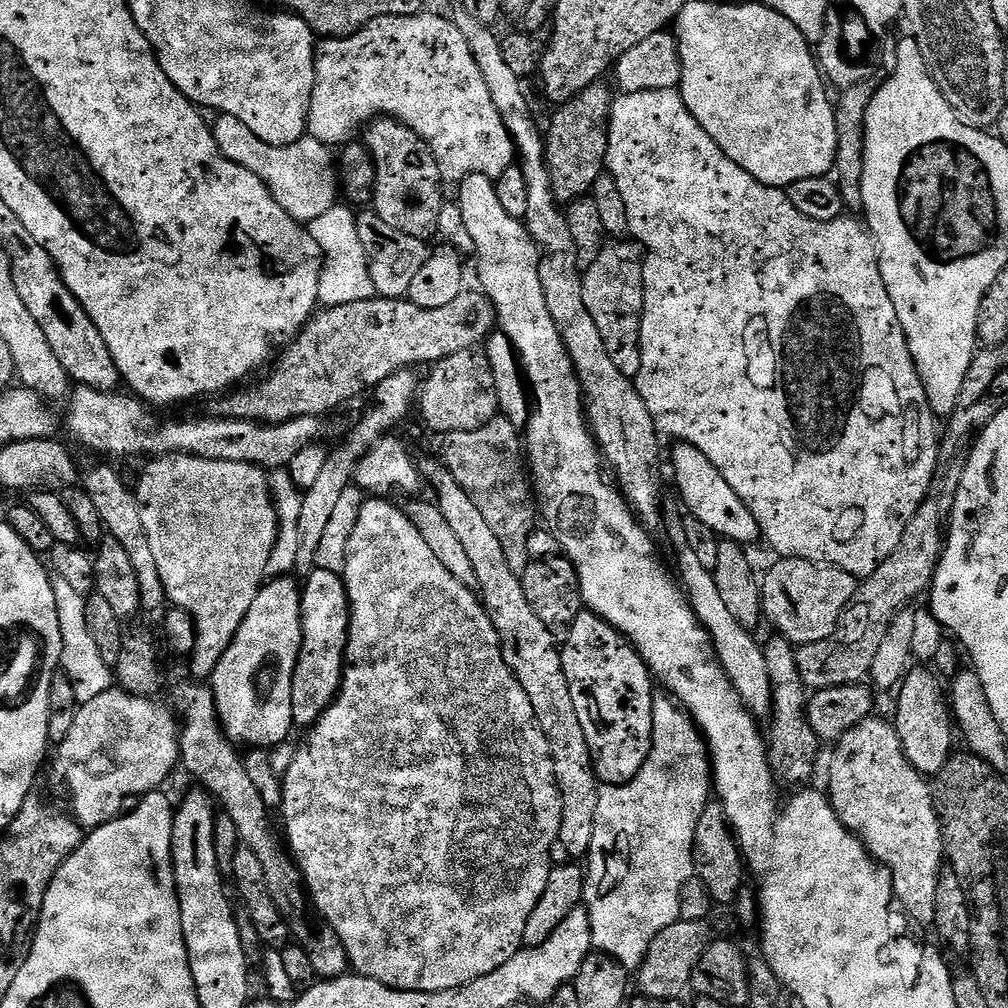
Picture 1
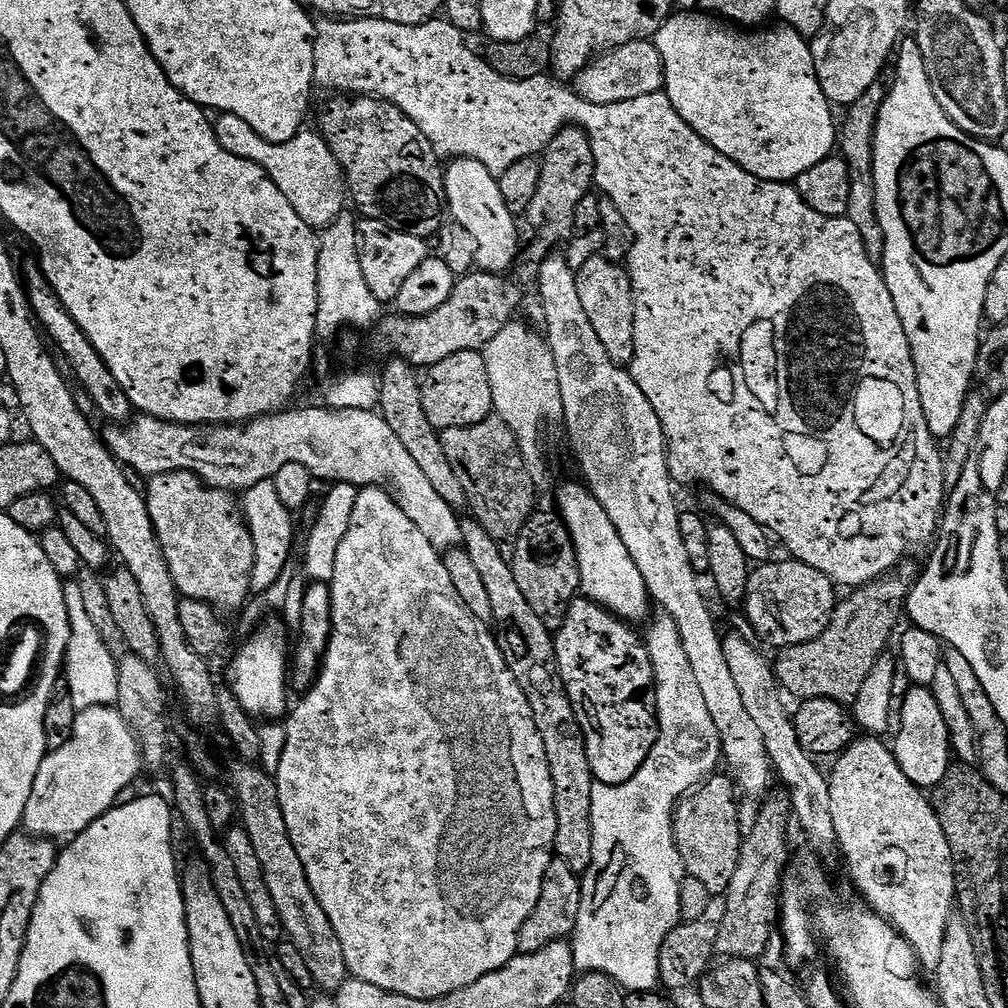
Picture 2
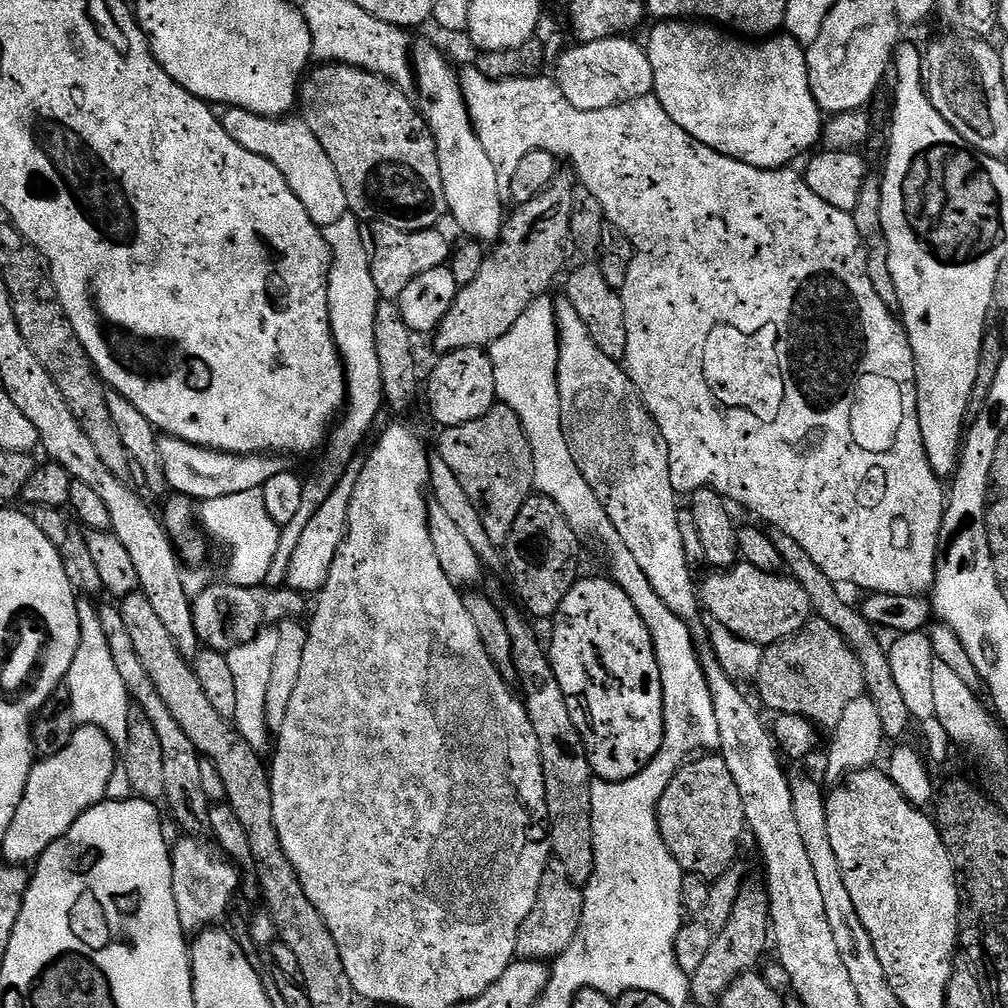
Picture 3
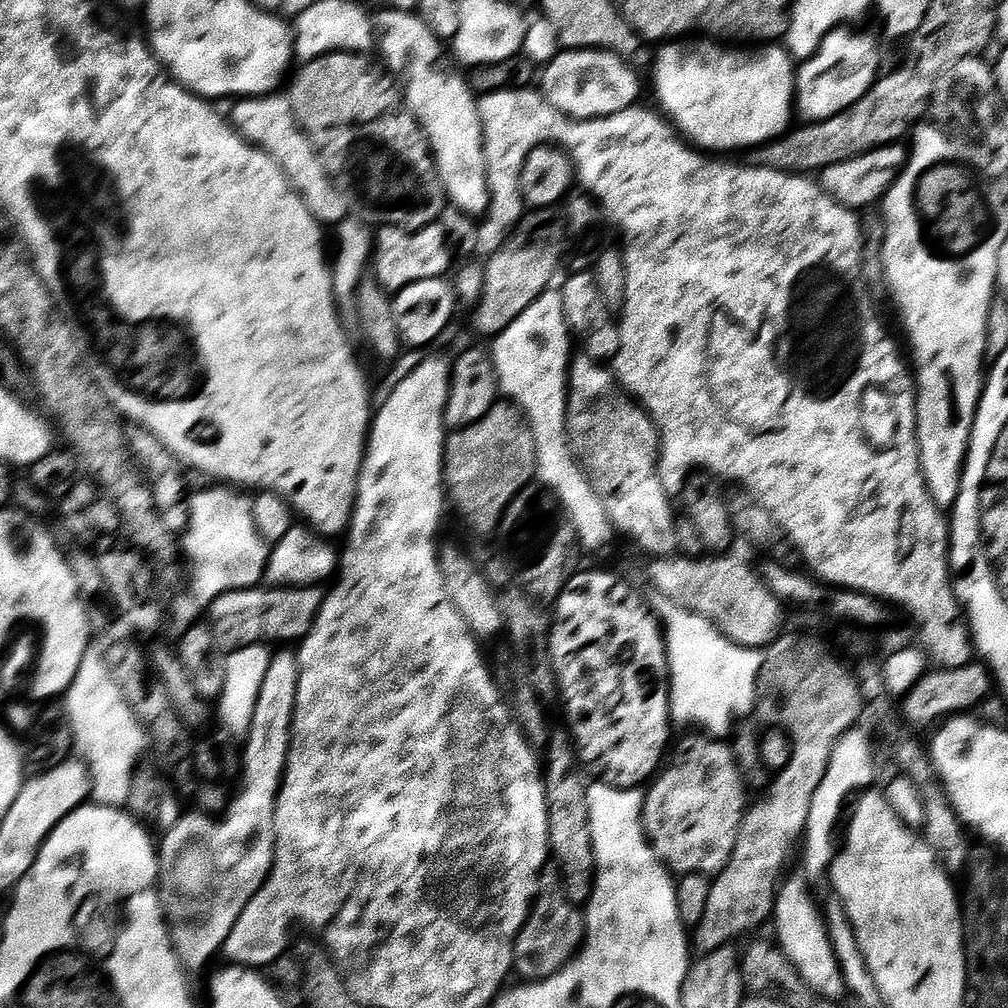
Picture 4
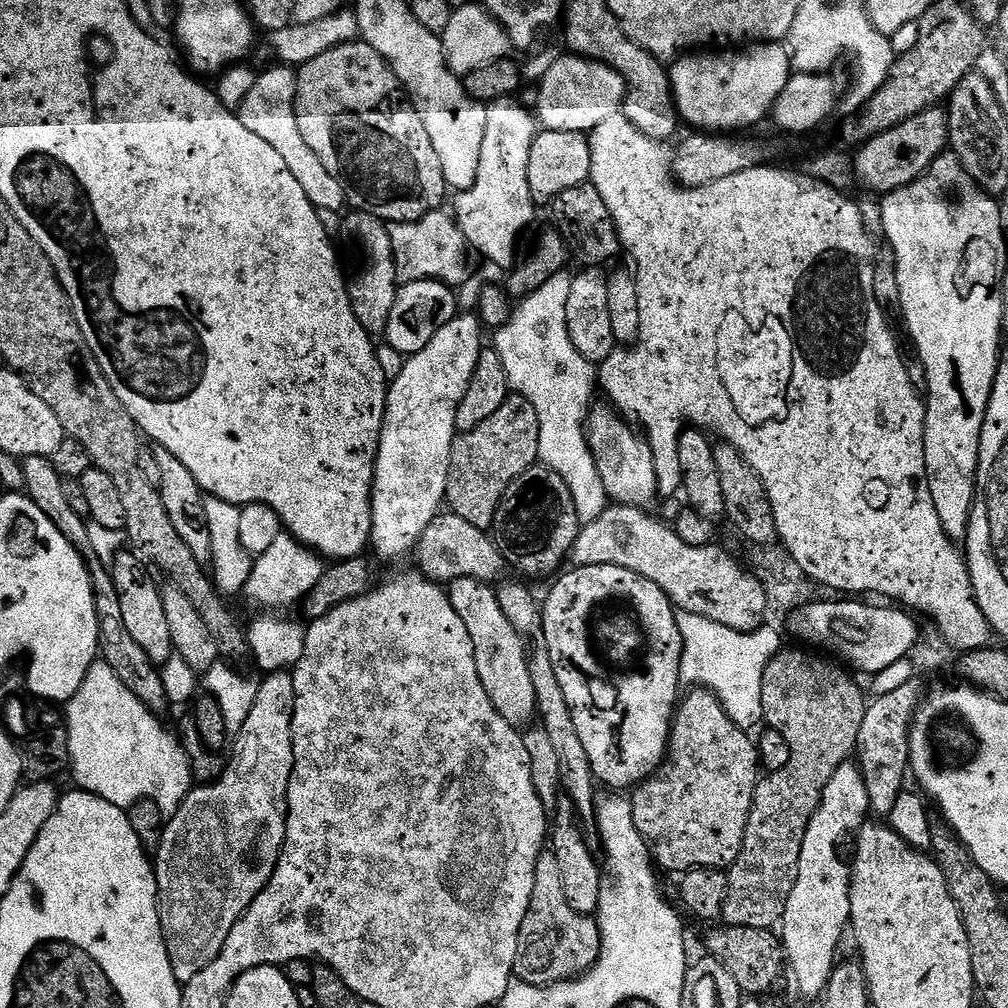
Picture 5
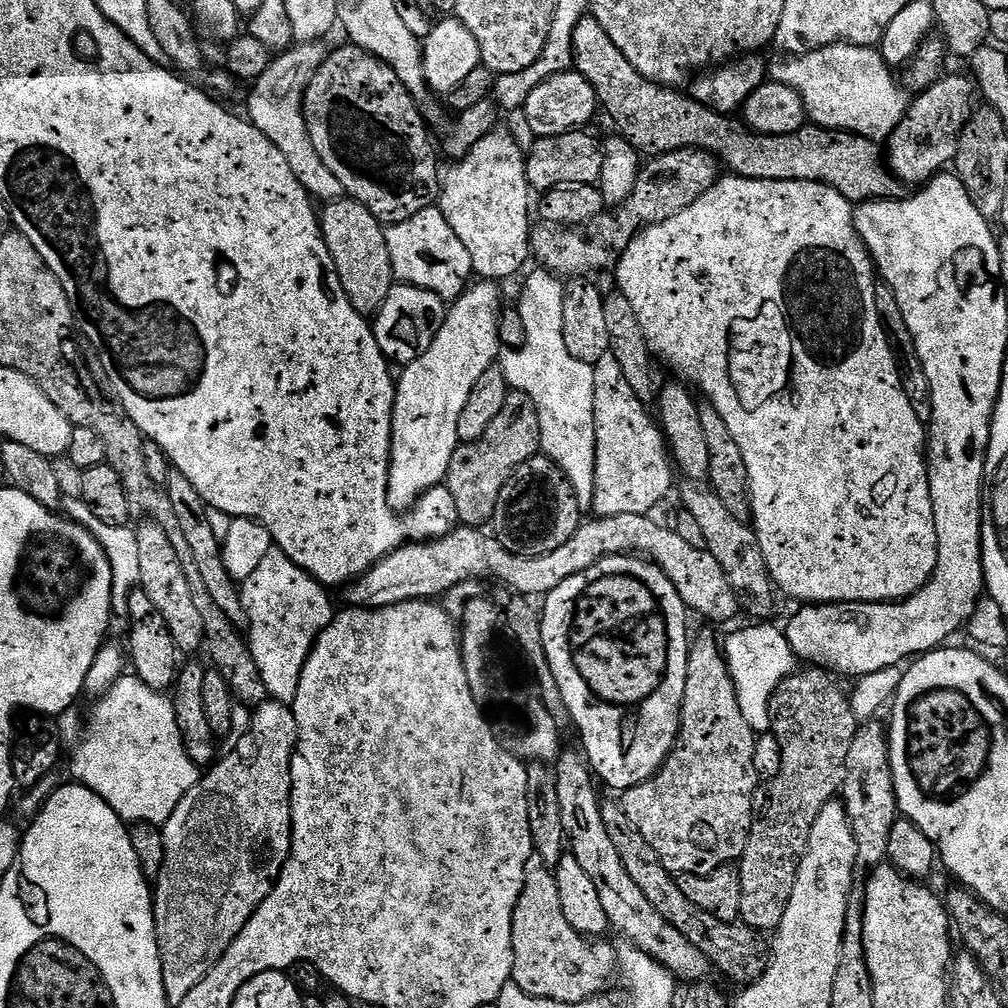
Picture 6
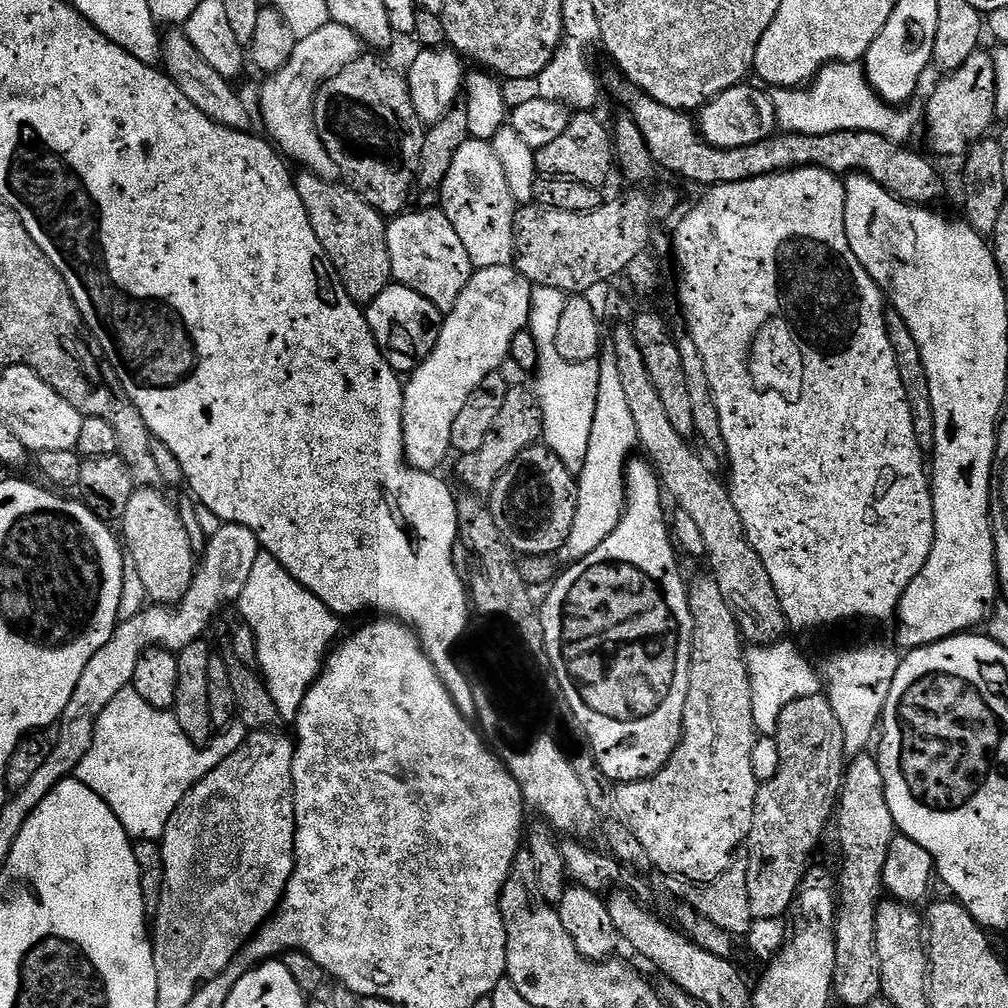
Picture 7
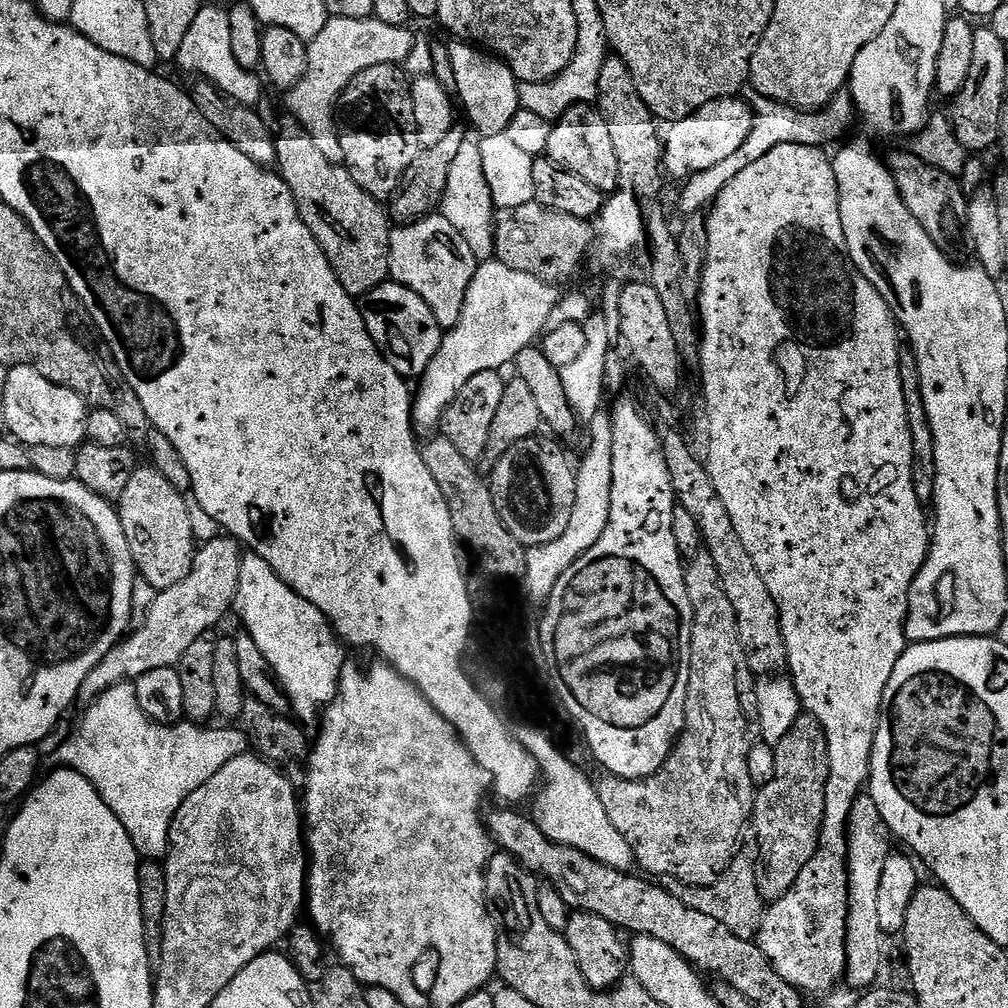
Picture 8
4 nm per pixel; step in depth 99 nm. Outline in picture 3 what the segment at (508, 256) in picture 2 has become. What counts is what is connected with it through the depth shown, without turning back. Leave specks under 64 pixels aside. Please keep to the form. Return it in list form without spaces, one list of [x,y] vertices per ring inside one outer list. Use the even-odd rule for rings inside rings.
[[[420,40],[417,44],[415,41],[410,48],[410,57],[415,87],[420,88],[422,115],[436,139],[438,166],[451,219],[456,219],[465,237],[477,242],[499,241],[506,227],[505,197],[494,163],[490,162],[490,156],[483,149],[472,124],[472,115],[468,112],[468,102],[464,100],[460,89],[457,69],[452,69],[447,58],[428,40]]]

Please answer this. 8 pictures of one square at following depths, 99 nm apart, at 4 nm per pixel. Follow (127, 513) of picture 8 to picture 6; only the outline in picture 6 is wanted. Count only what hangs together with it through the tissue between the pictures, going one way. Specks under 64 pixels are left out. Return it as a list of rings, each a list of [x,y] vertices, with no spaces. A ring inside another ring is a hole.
[[[144,522],[135,529],[139,549],[139,569],[141,578],[139,587],[146,590],[146,598],[154,606],[154,610],[166,622],[170,630],[170,638],[174,638],[177,649],[181,653],[201,651],[204,648],[204,627],[202,617],[194,606],[194,598],[190,595],[190,582],[186,582],[186,570],[182,570],[182,562],[178,562],[178,554],[166,538],[166,530],[151,522]]]

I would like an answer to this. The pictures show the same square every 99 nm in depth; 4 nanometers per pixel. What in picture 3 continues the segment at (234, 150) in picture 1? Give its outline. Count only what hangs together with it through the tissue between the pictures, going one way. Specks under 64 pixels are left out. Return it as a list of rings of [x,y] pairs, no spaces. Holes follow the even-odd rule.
[[[228,108],[225,113],[222,123],[226,134],[230,134],[230,138],[234,138],[238,146],[242,146],[242,150],[250,150],[250,154],[258,154],[274,162],[274,166],[282,170],[290,190],[298,194],[298,202],[306,206],[306,214],[310,214],[310,218],[320,225],[321,229],[338,222],[343,215],[349,213],[346,190],[342,190],[342,182],[338,182],[338,170],[334,170],[334,162],[326,158],[326,150],[322,150],[318,138],[314,138],[314,134],[304,125],[303,119],[283,120],[259,116],[241,108]]]

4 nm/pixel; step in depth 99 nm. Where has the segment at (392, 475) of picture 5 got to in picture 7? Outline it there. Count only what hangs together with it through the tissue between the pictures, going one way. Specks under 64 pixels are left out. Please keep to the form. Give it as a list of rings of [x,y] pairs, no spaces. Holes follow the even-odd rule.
[[[493,266],[473,271],[470,282],[466,282],[466,290],[458,294],[458,302],[454,302],[452,309],[443,317],[434,350],[430,350],[430,354],[416,366],[403,385],[404,458],[408,461],[409,468],[435,473],[436,467],[450,456],[450,430],[454,430],[454,418],[458,418],[458,410],[466,406],[466,398],[470,398],[470,394],[478,390],[482,378],[503,369],[510,356],[510,342],[514,334],[528,328],[533,287],[514,266]]]

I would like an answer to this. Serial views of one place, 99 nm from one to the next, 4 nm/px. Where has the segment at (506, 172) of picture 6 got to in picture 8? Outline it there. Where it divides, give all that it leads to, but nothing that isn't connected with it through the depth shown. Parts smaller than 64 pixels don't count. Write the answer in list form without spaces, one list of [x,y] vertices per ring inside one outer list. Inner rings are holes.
[[[464,141],[458,148],[453,165],[450,166],[440,214],[454,227],[456,233],[466,242],[478,262],[491,259],[495,255],[493,238],[495,236],[496,207],[490,188],[482,173],[482,160],[479,145]]]

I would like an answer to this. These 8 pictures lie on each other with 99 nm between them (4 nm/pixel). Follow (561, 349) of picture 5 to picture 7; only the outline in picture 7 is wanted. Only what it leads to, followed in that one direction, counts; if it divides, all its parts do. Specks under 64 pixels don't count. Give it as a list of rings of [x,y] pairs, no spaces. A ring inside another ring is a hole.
[[[536,286],[532,289],[532,309],[528,319],[528,328],[532,333],[534,342],[538,342],[538,362],[534,369],[536,384],[534,391],[537,400],[540,402],[540,413],[544,419],[543,443],[548,445],[558,458],[562,458],[564,465],[573,474],[578,474],[586,462],[586,454],[590,446],[590,426],[594,426],[594,406],[598,402],[598,386],[600,385],[600,365],[595,359],[591,360],[568,360],[562,354],[558,354],[556,349],[556,339],[558,338],[558,321],[556,316],[562,318],[560,311],[560,297],[563,292],[550,286]]]

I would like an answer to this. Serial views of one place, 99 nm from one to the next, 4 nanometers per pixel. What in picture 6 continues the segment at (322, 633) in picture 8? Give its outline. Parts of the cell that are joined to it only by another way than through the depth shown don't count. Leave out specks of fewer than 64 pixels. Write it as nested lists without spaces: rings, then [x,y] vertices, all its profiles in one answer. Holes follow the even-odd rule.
[[[273,547],[254,574],[242,582],[240,597],[246,610],[248,649],[258,662],[258,674],[266,682],[269,697],[281,704],[291,705],[298,694],[298,682],[306,658],[312,652],[316,639],[332,621],[334,607],[329,589],[316,581],[302,566],[290,562],[281,548]]]

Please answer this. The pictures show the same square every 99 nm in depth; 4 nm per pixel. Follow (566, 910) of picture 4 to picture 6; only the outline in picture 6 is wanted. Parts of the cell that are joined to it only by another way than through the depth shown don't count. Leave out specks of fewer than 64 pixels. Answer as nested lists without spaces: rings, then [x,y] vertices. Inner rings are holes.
[[[533,858],[528,864],[524,889],[514,910],[511,983],[526,990],[526,994],[547,1000],[571,1004],[591,1000],[605,991],[604,987],[611,982],[612,975],[617,975],[618,952],[607,944],[607,939],[578,934],[578,930],[566,922],[562,906],[553,902],[553,884],[553,873],[539,858]]]

